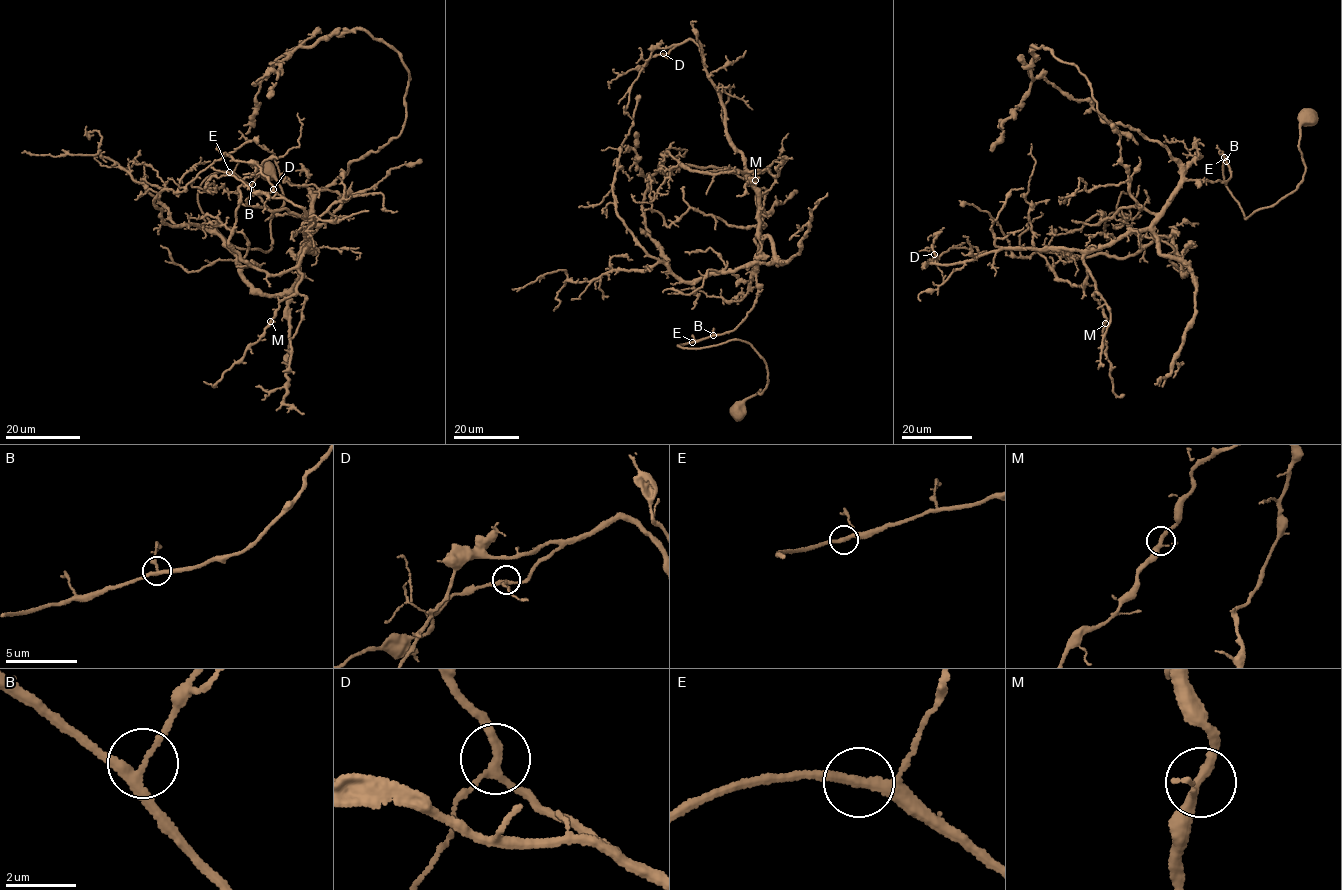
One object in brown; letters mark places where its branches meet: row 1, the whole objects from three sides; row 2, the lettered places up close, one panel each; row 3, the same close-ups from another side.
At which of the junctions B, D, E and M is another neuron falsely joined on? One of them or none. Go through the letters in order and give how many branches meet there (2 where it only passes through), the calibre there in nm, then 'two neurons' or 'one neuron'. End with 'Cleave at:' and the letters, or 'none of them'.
B: 3 | 220 nm | one neuron
D: 3 | 200 nm | one neuron
E: 3 | 220 nm | one neuron
M: 3 | 220 nm | one neuron
Cleave at: none of them

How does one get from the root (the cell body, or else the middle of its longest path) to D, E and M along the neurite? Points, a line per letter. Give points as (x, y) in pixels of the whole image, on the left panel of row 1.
D: (270, 169), (267, 252), (197, 196), (229, 172), (311, 209), (312, 251), (273, 189)
E: (270, 169), (283, 206), (273, 215), (267, 252), (234, 247), (201, 210), (200, 184), (229, 172)
M: (270, 169), (267, 252), (234, 247), (197, 196), (229, 172), (276, 213), (311, 210), (315, 247), (270, 321)

